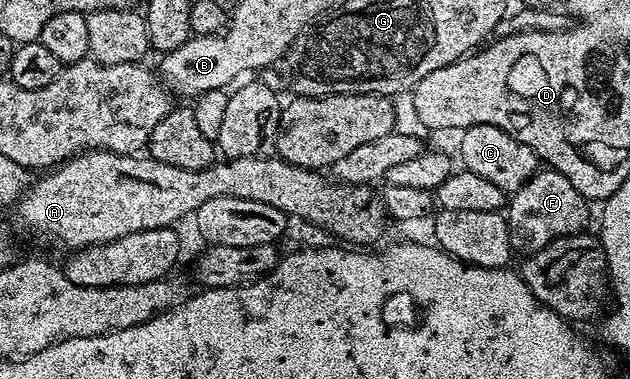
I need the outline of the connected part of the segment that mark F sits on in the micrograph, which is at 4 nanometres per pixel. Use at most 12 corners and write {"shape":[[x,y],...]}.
{"shape":[[538,169],[507,202],[509,239],[528,256],[586,229],[590,203]]}

